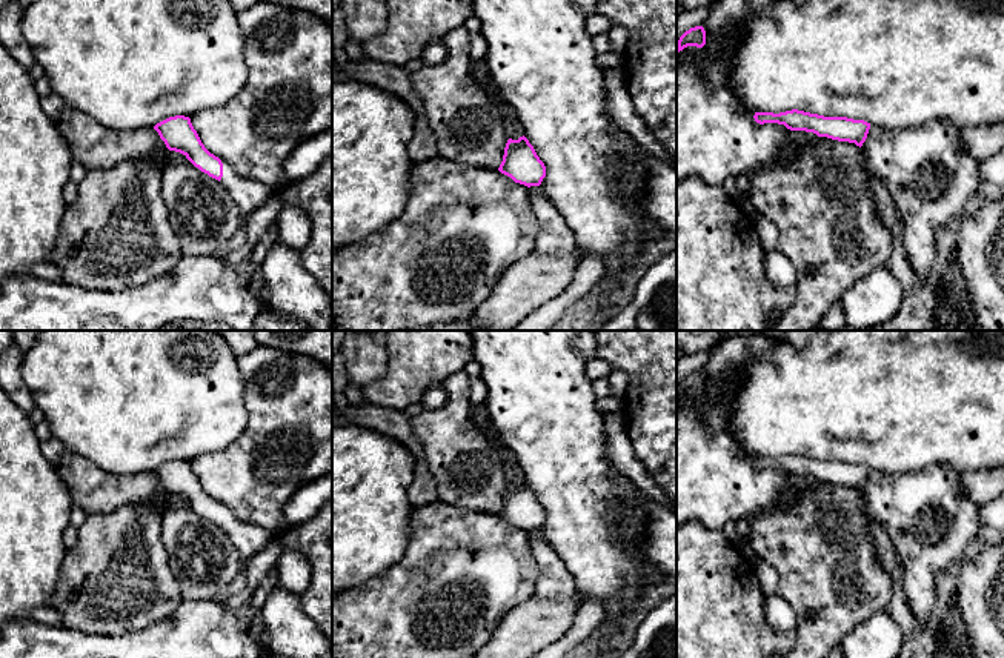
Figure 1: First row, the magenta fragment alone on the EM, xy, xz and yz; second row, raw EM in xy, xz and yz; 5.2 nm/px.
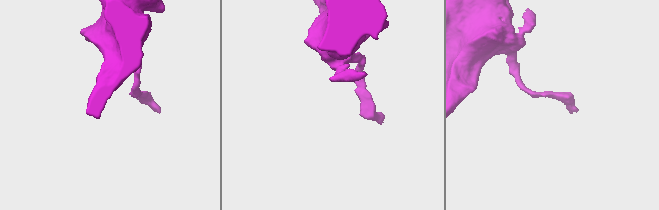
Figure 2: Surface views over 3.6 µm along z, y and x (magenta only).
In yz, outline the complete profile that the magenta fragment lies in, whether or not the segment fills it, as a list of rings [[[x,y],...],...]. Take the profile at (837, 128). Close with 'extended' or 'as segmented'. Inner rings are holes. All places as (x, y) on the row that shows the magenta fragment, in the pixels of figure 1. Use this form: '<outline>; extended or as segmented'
[[[798,109],[773,114],[773,112],[755,112],[755,121],[784,125],[790,131],[813,132],[818,137],[827,137],[838,141],[855,143],[863,146],[867,138],[870,123],[864,120],[853,120],[847,117],[824,117]]]; as segmented

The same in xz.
[[[524,135],[518,140],[507,140],[498,171],[527,188],[540,186],[546,177],[544,163]]]; as segmented

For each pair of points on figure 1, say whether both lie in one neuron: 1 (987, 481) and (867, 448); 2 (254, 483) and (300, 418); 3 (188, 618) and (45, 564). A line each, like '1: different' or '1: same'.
1: different
2: same
3: different

